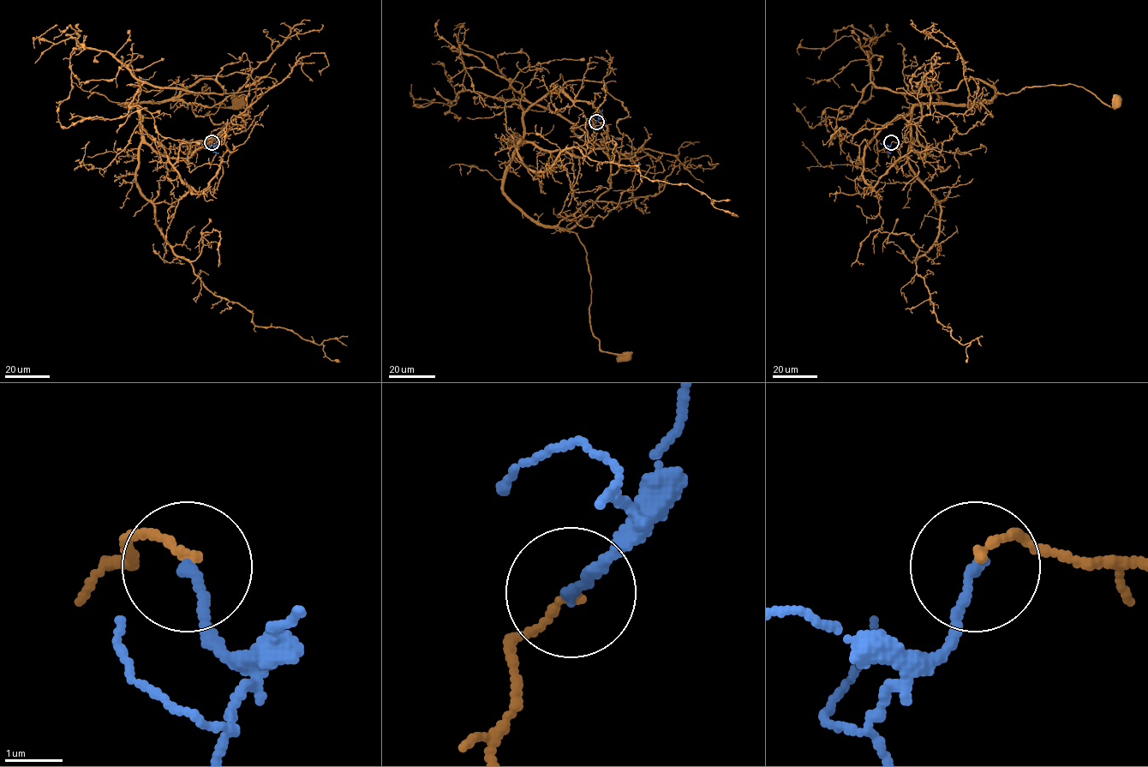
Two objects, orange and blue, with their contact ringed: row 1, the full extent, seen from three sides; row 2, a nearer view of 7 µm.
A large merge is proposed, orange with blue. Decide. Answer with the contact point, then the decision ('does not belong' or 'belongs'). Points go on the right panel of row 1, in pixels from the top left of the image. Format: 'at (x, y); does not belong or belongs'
at (891, 142); does not belong

